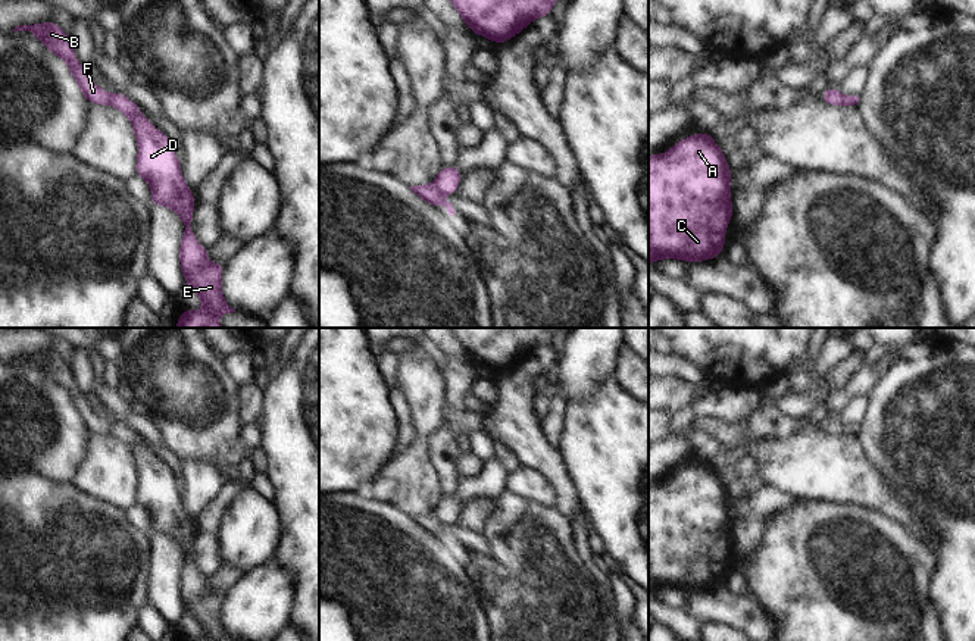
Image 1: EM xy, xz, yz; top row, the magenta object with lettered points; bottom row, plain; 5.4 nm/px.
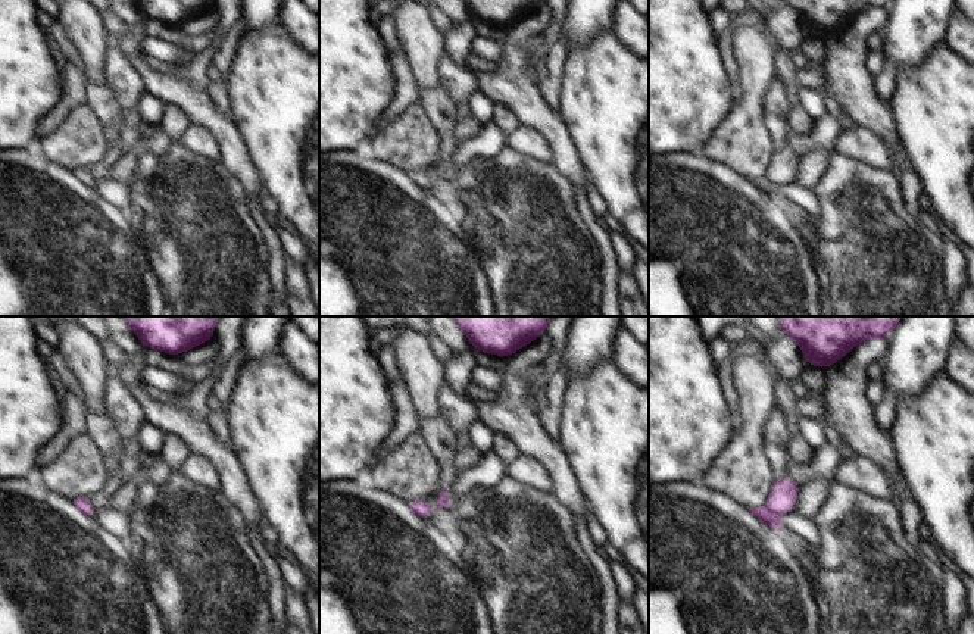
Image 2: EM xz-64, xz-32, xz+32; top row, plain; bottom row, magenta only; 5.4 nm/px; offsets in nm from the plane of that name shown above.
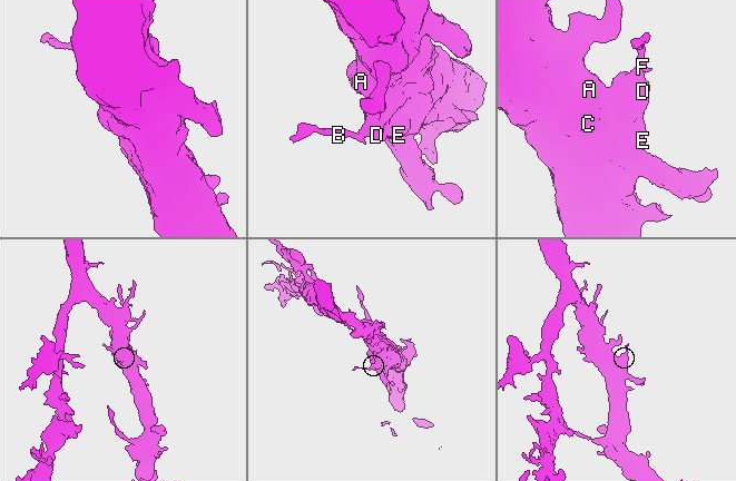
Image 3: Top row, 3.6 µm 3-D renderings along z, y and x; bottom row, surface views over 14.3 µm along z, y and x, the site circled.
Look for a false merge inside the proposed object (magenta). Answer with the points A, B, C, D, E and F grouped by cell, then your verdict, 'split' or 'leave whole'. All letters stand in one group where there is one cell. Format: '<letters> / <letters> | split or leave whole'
A C D E / B F | split

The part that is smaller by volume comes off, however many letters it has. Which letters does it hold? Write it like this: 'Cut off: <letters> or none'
Cut off: B, F

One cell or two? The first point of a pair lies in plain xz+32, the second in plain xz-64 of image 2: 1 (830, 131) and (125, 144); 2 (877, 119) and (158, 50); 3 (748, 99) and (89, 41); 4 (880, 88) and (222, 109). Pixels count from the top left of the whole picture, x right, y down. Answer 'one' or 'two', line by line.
1: two
2: two
3: one
4: one

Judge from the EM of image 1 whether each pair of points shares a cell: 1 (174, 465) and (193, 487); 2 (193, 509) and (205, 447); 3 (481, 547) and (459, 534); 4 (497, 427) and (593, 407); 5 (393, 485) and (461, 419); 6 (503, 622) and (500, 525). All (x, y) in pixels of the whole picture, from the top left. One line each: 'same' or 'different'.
1: different
2: different
3: same
4: different
5: different
6: same

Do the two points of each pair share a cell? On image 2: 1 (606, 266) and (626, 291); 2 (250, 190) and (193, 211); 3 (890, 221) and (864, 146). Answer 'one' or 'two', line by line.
1: two
2: two
3: two

